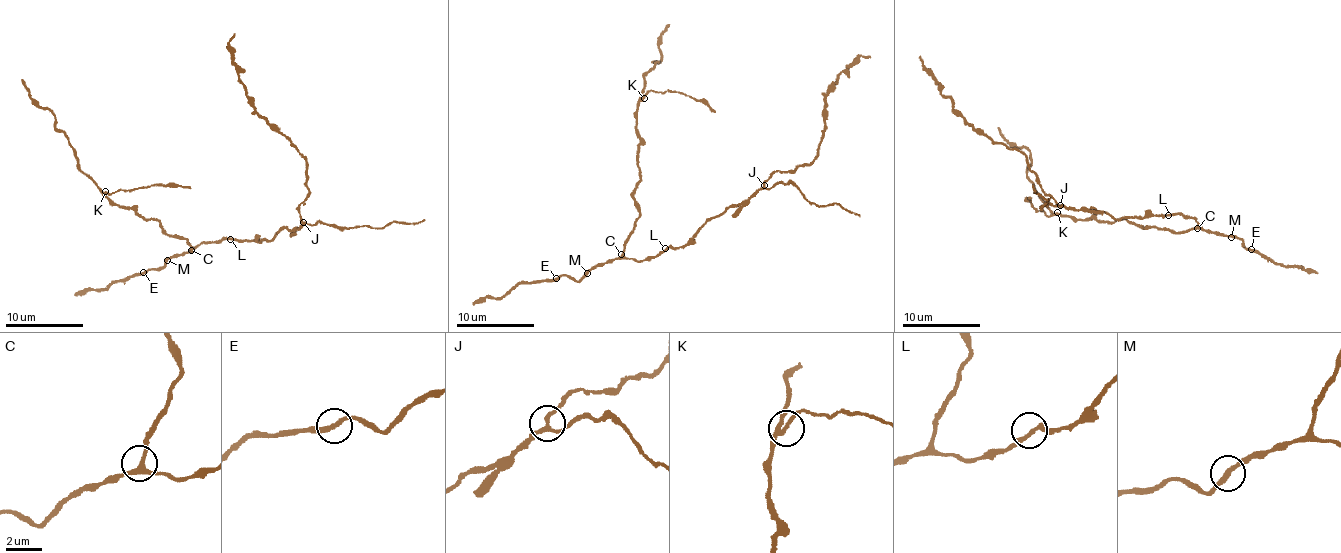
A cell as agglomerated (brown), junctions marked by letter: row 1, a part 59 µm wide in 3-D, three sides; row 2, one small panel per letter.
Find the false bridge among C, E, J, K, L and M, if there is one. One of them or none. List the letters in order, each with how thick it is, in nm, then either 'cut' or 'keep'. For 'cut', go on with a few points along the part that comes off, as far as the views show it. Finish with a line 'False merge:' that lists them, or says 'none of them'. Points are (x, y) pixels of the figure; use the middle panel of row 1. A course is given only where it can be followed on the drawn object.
C: 240 nm | keep
E: 240 nm | keep
J: 200 nm | keep
K: 200 nm | cut | (644, 98), (650, 91), (663, 94), (676, 90), (695, 100), (703, 99), (715, 112)
L: 170 nm | keep
M: 240 nm | keep
False merge: K

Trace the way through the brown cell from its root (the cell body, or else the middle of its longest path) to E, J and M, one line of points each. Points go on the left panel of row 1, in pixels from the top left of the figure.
E: (231, 239), (202, 242), (183, 254), (166, 257), (163, 266), (143, 272)
J: (231, 239), (270, 241), (280, 229), (300, 229), (303, 222)
M: (231, 239), (202, 242), (167, 260)

